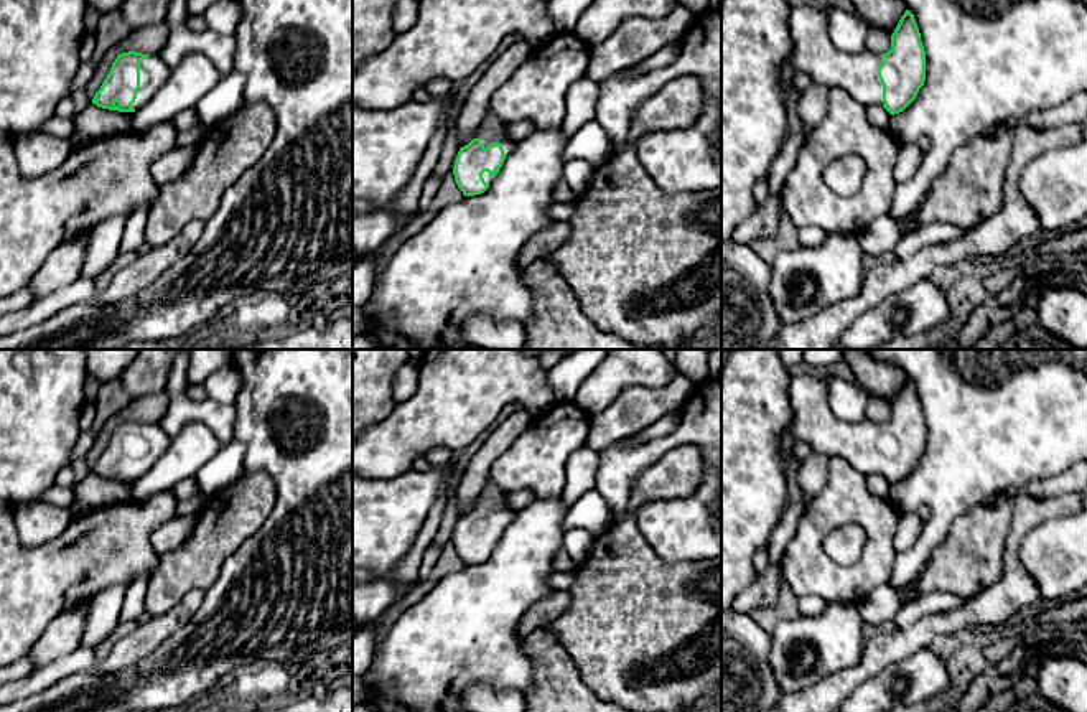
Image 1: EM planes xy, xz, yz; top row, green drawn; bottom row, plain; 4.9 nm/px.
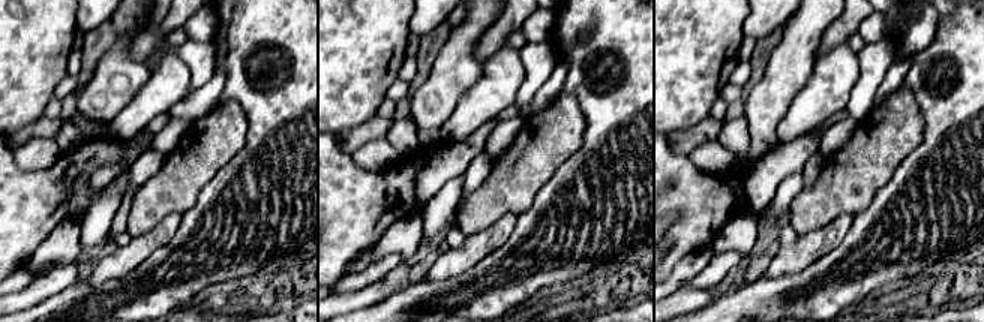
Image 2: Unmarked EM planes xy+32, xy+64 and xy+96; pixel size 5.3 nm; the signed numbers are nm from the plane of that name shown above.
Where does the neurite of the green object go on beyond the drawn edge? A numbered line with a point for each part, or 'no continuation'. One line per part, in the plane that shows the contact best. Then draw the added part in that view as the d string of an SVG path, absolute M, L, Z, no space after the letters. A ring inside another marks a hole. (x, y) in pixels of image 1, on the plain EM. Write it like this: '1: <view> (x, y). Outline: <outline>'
1: xy (153, 440). Outline: M148 425L140 430L140 458L132 476L137 480L150 470L150 466L170 447L171 437L160 425Z

